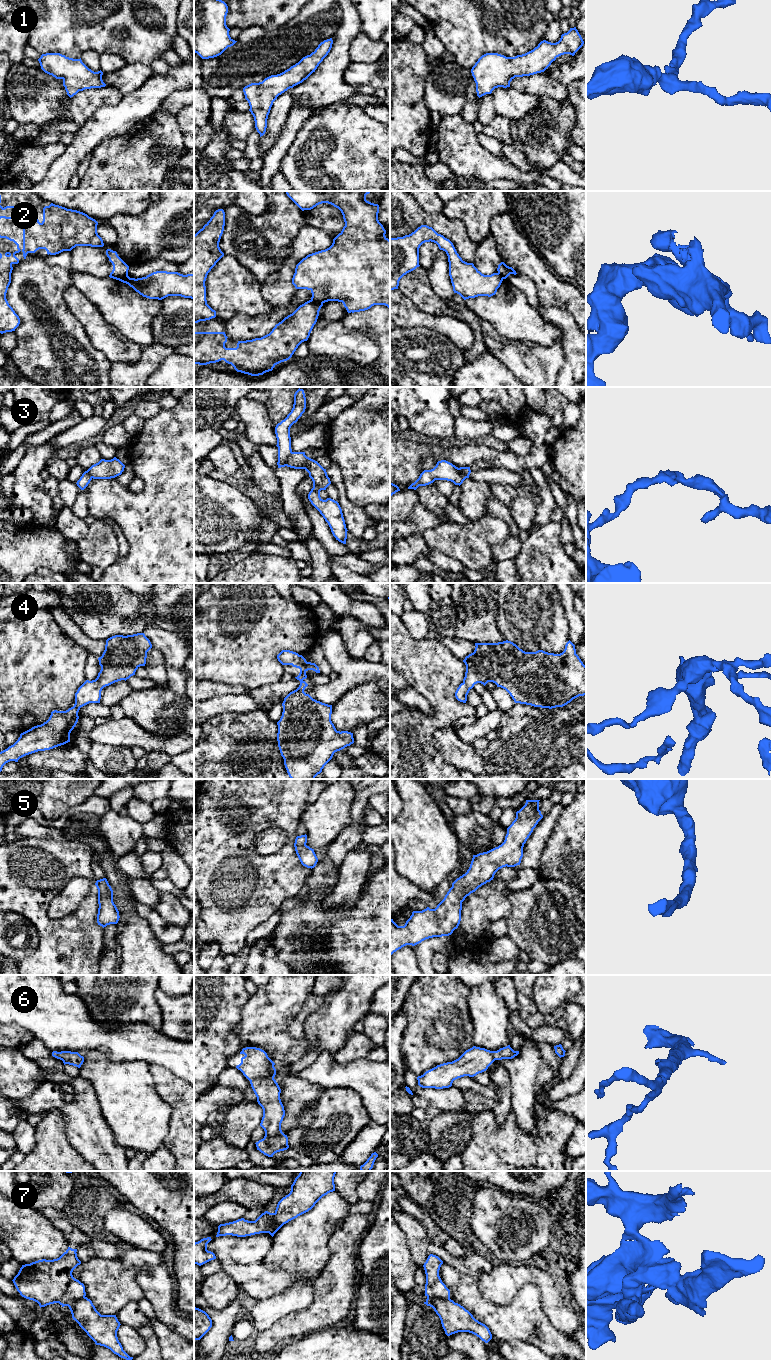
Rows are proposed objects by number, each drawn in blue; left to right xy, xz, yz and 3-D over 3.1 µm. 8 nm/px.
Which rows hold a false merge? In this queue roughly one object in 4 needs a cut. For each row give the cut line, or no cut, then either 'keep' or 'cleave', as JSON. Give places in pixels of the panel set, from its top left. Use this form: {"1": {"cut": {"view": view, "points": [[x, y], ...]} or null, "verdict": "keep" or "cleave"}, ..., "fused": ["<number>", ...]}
{"1": {"cut": null, "verdict": "keep"}, "2": {"cut": {"view": "xz", "points": [[311, 298], [322, 303]]}, "verdict": "cleave"}, "3": {"cut": {"view": "xz", "points": [[292, 452], [285, 465]]}, "verdict": "cleave"}, "4": {"cut": null, "verdict": "keep"}, "5": {"cut": null, "verdict": "keep"}, "6": {"cut": null, "verdict": "keep"}, "7": {"cut": {"view": "yz", "points": [[427, 1296], [449, 1299]]}, "verdict": "cleave"}, "fused": ["2", "3", "7"]}

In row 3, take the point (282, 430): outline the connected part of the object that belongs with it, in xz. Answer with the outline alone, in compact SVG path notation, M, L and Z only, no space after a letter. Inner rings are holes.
M303 389L294 394L294 404L287 417L275 427L278 447L278 468L285 467L288 457L292 454L290 428L298 421L306 409L306 397Z

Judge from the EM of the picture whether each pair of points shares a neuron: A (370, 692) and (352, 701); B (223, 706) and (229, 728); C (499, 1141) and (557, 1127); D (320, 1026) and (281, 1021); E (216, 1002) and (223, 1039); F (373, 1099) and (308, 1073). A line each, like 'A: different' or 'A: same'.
A: same
B: different
C: same
D: different
E: same
F: same

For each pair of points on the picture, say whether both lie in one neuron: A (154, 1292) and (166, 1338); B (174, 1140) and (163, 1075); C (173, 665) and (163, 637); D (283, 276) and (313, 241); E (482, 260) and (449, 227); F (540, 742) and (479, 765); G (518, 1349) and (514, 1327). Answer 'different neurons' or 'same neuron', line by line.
A: different neurons
B: same neuron
C: same neuron
D: same neuron
E: different neurons
F: same neuron
G: different neurons

